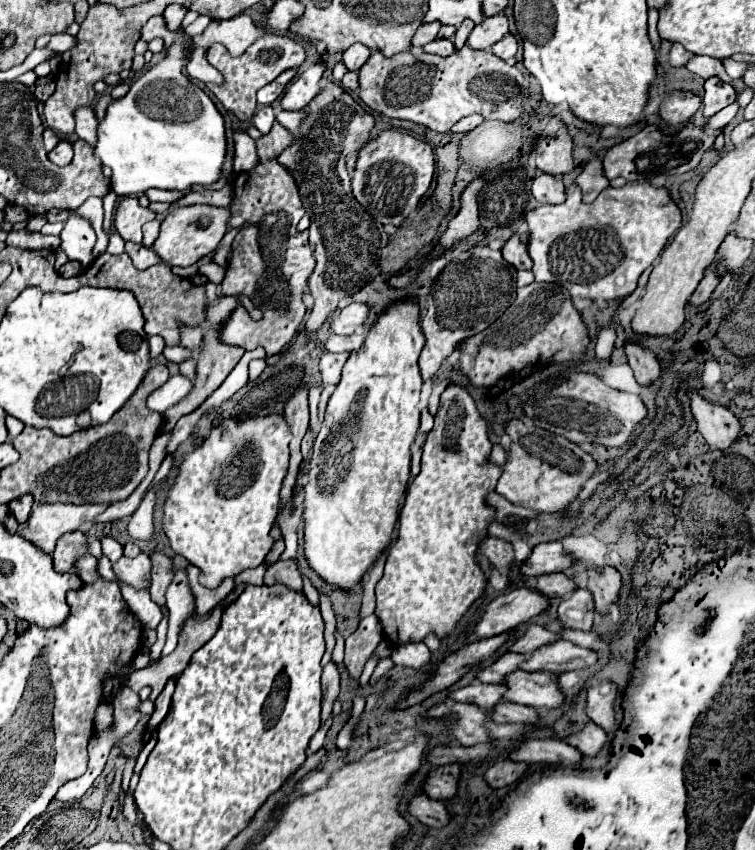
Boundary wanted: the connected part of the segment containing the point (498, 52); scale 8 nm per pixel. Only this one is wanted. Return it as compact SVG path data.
M512 34L504 36L504 40L500 40L498 44L494 44L490 48L490 52L502 60L512 60L516 56L516 50L518 50L518 44L516 44L516 38Z

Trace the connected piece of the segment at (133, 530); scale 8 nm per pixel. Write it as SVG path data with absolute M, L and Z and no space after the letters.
M150 490L144 500L140 502L138 510L134 512L130 524L128 524L128 532L132 538L138 538L138 540L150 540L152 538L152 532L154 532L154 526L152 526L152 512L154 512L154 496L156 490Z

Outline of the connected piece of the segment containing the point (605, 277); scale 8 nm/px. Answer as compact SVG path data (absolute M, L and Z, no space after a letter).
M626 182L622 188L604 188L590 204L582 202L582 190L572 186L566 192L562 204L540 204L526 214L530 232L528 252L534 260L536 282L556 282L572 296L588 300L622 300L638 286L640 274L654 264L668 238L682 224L682 212L672 200L666 186L654 186L652 182Z

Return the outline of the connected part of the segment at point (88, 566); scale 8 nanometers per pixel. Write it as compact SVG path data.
M86 554L86 556L80 556L78 558L78 564L74 564L76 568L76 574L78 578L84 582L84 584L90 584L94 580L98 580L98 572L96 572L96 558Z

